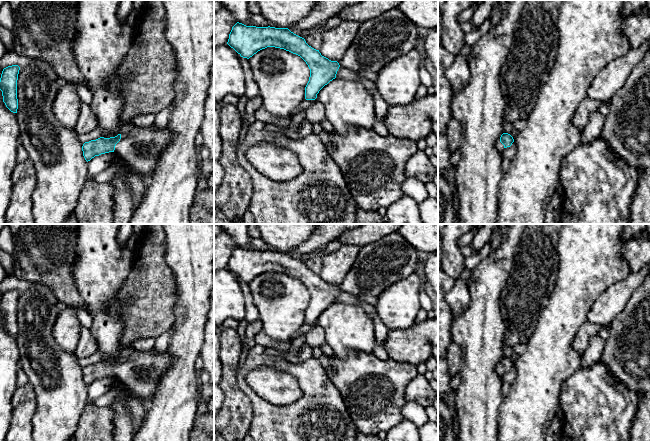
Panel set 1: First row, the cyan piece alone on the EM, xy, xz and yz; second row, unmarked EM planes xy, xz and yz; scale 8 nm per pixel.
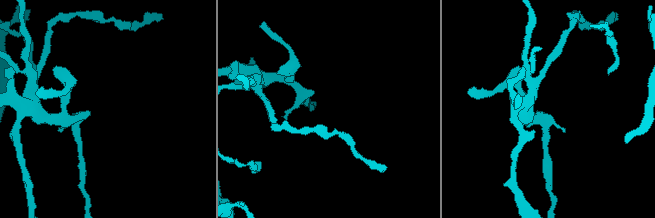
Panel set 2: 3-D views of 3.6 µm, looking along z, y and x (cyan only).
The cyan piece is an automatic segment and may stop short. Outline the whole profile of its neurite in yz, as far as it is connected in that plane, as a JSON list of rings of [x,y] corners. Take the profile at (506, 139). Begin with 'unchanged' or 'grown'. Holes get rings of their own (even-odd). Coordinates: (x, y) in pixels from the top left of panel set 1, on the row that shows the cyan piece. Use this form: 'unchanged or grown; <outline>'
grown; [[[503,133],[500,137],[500,140],[496,143],[496,149],[499,153],[502,153],[503,150],[507,147],[510,147],[514,142],[513,137],[508,133]]]

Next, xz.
grown; [[[398,8],[386,11],[376,18],[360,23],[354,41],[339,62],[331,61],[322,56],[319,50],[309,46],[304,38],[294,34],[288,28],[246,26],[237,22],[232,27],[227,44],[241,57],[247,59],[267,47],[284,49],[300,56],[310,69],[309,81],[305,87],[305,99],[315,100],[319,91],[336,78],[340,66],[353,71],[363,70],[378,73],[381,68],[394,59],[412,49],[420,48],[418,29],[417,25],[410,21]]]

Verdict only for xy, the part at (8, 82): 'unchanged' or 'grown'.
unchanged

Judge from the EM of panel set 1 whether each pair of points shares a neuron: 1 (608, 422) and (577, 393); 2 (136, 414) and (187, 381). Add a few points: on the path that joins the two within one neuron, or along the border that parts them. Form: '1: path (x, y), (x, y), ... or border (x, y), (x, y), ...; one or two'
1: path (600, 414), (585, 399); one
2: border (148, 409), (141, 426), (137, 430); two

